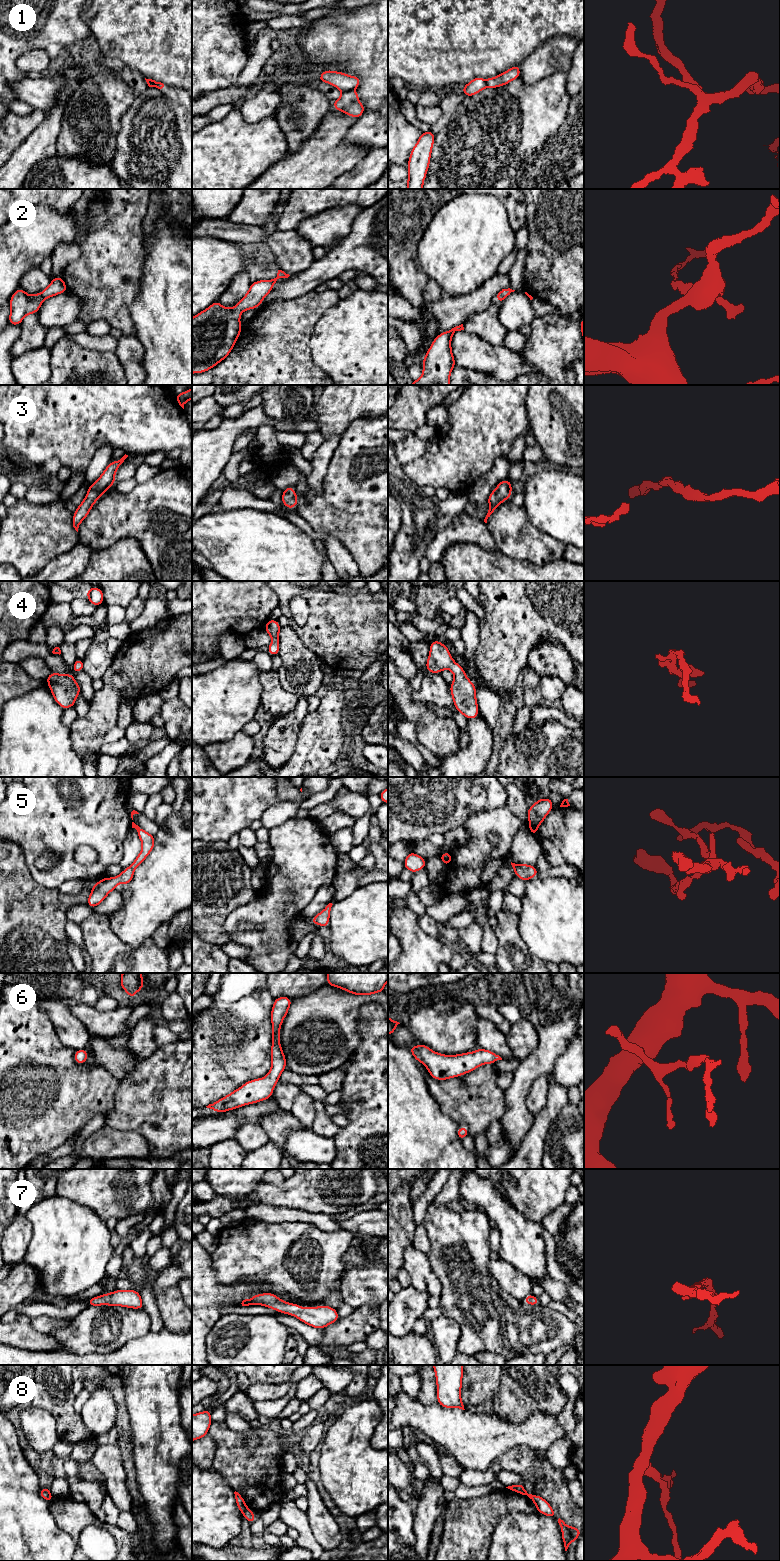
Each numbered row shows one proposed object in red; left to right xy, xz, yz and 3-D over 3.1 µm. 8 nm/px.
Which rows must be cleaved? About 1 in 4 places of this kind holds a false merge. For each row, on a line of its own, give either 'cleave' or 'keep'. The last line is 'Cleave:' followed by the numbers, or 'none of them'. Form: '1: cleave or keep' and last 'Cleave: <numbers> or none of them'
1: cleave
2: keep
3: keep
4: keep
5: keep
6: keep
7: keep
8: cleave
Cleave: 1, 8

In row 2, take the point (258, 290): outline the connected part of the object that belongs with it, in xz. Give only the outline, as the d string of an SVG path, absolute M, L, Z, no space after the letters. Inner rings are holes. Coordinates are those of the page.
M278 270L274 279L251 283L247 294L235 307L224 308L219 301L216 301L192 318L192 374L208 371L229 355L241 333L241 313L244 310L260 307L262 300L270 293L276 281L289 276L284 271Z

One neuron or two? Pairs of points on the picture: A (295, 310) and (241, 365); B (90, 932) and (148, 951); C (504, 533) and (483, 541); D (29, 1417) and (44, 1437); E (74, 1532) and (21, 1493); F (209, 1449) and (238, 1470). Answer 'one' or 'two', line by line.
A: one
B: one
C: two
D: one
E: two
F: two

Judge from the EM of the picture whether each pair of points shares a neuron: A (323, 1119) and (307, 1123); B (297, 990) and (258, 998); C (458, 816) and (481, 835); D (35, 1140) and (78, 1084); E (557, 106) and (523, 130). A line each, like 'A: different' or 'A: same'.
A: different
B: different
C: different
D: same
E: same

